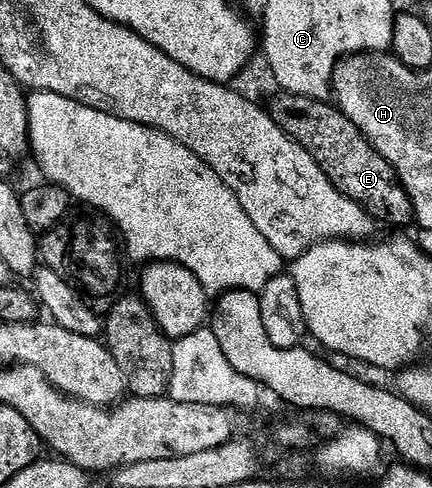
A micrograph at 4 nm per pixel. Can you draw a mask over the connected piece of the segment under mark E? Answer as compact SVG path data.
M277 92L273 103L267 106L269 114L287 132L292 142L297 142L323 168L327 180L339 188L355 204L359 204L378 223L386 222L389 226L413 226L413 205L409 194L403 188L395 168L379 156L379 152L347 120L342 110L337 109L332 101L319 98L308 98L298 94Z

